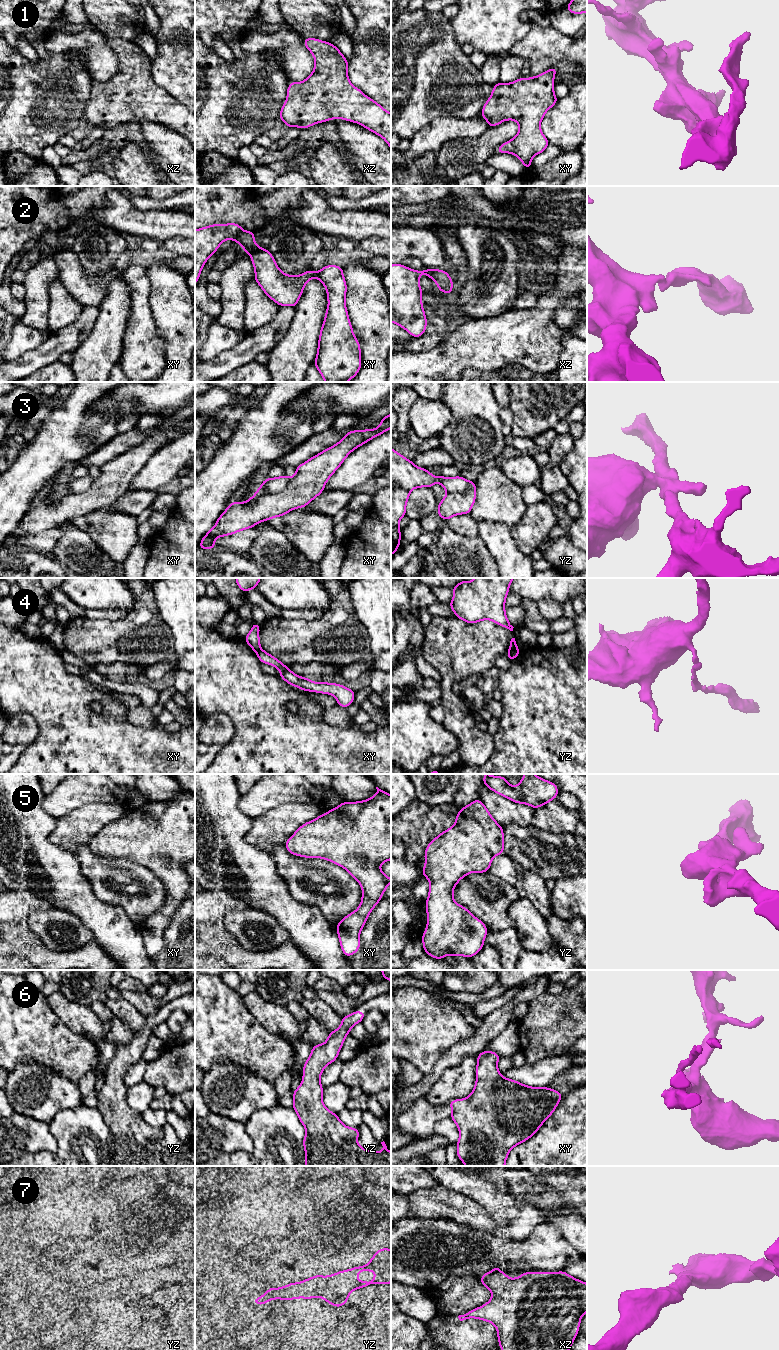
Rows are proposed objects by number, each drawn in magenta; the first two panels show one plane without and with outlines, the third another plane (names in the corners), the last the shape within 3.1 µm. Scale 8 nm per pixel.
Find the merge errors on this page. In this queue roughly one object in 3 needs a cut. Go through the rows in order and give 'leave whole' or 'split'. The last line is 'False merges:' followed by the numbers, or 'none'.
1: leave whole
2: leave whole
3: split
4: split
5: leave whole
6: leave whole
7: leave whole
False merges: 3, 4

